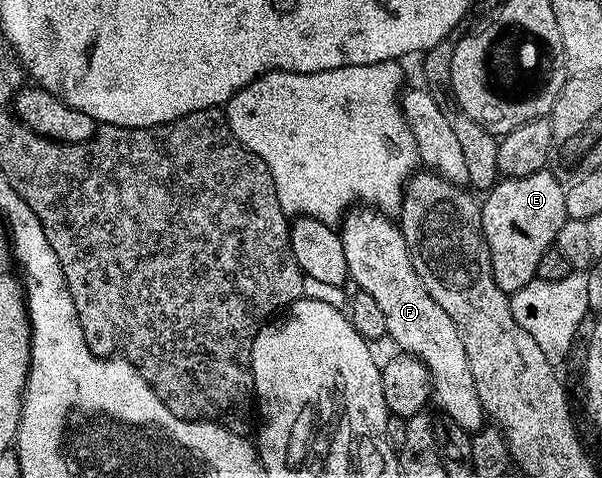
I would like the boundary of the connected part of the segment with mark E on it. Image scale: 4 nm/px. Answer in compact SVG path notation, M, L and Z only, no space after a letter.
M547 169L521 178L504 178L487 191L485 198L488 199L483 199L480 208L482 232L490 248L490 264L494 268L494 280L504 294L510 296L518 292L518 288L526 288L526 284L530 284L536 277L538 260L542 260L546 251L553 249L558 232L569 219L564 191L565 187Z

